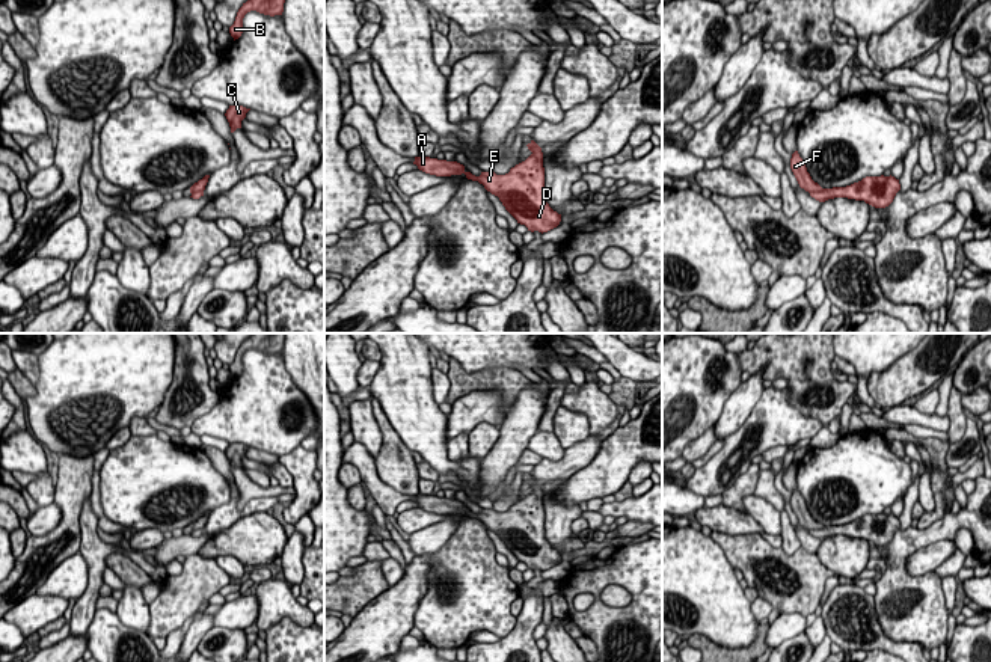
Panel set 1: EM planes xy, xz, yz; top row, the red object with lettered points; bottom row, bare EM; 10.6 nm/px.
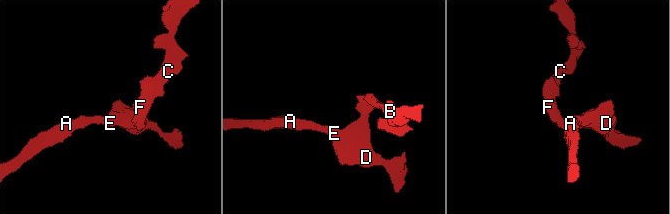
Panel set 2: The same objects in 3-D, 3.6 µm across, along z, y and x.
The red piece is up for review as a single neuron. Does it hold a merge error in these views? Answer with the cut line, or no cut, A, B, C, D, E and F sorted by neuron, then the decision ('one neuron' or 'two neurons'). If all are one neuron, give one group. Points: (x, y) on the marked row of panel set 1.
yz (822, 189), (810, 193) | A D E / B C F | two neurons

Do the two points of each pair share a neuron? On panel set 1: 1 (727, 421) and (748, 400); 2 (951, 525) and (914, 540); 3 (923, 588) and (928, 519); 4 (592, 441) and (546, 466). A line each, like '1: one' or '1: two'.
1: one
2: one
3: two
4: one

